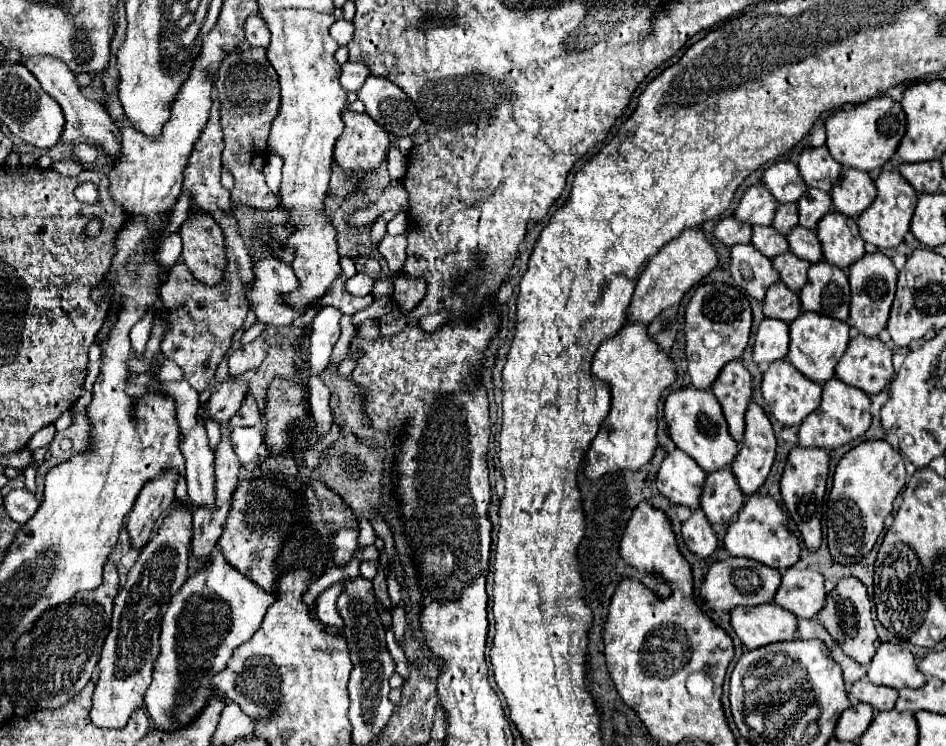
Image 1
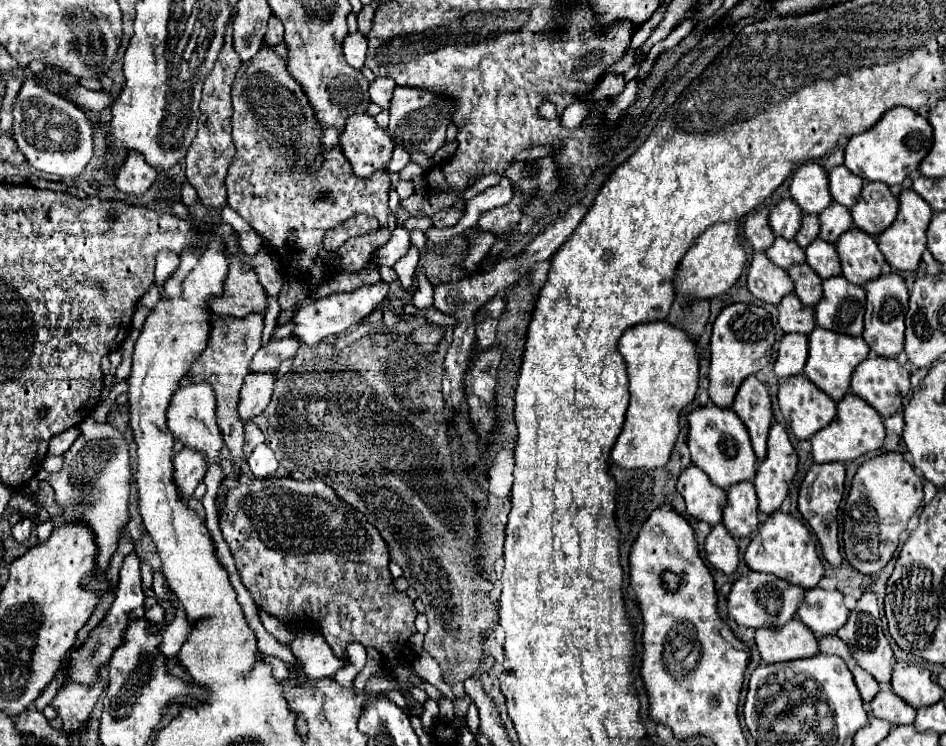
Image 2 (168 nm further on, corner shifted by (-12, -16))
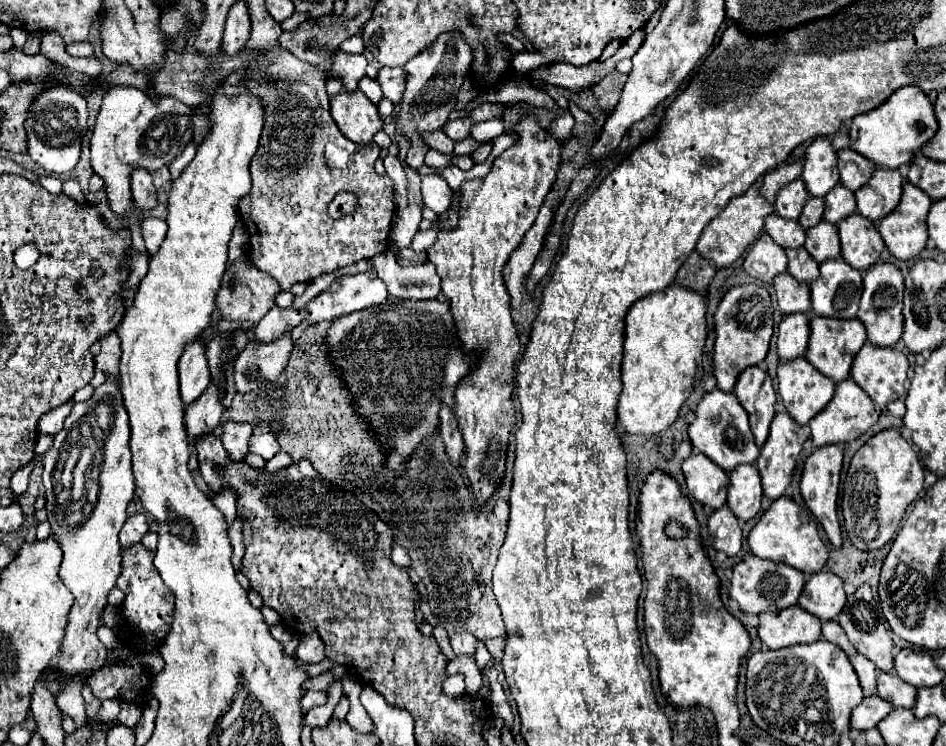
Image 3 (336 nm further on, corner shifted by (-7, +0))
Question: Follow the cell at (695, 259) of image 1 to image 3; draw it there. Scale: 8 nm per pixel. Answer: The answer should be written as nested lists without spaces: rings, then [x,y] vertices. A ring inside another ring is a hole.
[[[757,180],[745,194],[731,198],[727,202],[727,206],[705,226],[695,250],[701,256],[709,258],[717,268],[725,268],[725,266],[733,264],[745,252],[745,248],[757,240],[759,232],[763,230],[765,216],[773,214],[773,206],[767,204],[767,200],[763,200],[763,196],[759,196],[761,184],[763,184],[763,180]]]

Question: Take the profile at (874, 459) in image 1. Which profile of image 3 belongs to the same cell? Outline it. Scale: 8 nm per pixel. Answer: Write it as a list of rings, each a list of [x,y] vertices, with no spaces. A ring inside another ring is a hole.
[[[887,428],[869,438],[853,456],[843,484],[843,520],[845,530],[859,550],[877,550],[885,546],[907,510],[923,490],[923,466],[911,444],[899,430]]]

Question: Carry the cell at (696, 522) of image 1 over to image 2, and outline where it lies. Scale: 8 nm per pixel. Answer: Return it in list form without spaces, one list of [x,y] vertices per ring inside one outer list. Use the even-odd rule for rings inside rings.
[[[716,524],[706,538],[704,544],[706,560],[720,572],[732,574],[738,566],[738,546],[724,528],[724,524]]]

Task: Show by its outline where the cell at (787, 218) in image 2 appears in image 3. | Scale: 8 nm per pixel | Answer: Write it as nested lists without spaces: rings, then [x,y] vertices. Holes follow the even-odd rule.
[[[793,180],[791,184],[783,186],[775,196],[775,212],[781,218],[797,220],[801,216],[803,204],[809,200],[807,188],[803,188],[803,180]]]

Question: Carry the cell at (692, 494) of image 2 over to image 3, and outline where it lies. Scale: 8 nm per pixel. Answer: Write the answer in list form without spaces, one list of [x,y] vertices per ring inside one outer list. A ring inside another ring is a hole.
[[[693,452],[683,462],[689,494],[711,508],[721,508],[727,500],[727,472],[701,452]]]

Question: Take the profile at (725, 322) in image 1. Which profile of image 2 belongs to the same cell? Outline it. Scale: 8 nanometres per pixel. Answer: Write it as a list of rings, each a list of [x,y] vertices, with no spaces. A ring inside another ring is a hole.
[[[730,304],[726,306],[712,324],[710,336],[710,370],[708,370],[708,396],[720,406],[728,408],[740,388],[742,380],[760,372],[770,356],[774,346],[774,328],[770,314],[756,304]]]

